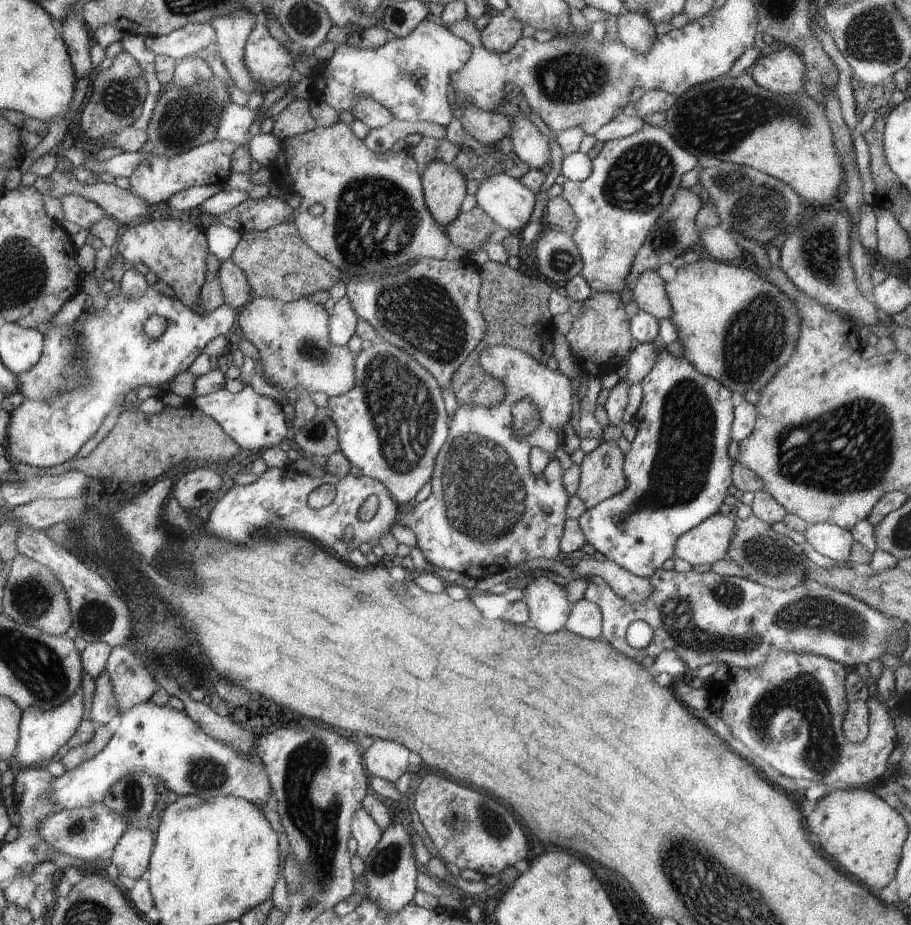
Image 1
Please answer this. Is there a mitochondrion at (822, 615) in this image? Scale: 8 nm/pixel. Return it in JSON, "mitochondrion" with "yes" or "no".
{"mitochondrion":"yes"}

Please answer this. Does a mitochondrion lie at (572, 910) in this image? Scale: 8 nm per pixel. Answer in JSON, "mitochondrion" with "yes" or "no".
{"mitochondrion":"no"}

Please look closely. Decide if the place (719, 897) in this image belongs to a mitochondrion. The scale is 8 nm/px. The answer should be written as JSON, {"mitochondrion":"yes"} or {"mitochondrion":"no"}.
{"mitochondrion":"yes"}

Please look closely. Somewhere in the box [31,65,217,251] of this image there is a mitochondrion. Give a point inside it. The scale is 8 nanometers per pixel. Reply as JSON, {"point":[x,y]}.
{"point":[120,96]}

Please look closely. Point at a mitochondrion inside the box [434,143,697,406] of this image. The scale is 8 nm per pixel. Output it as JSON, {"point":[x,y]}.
{"point":[668,233]}

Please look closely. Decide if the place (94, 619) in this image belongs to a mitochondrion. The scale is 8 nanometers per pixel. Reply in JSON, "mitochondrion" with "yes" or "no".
{"mitochondrion":"yes"}

